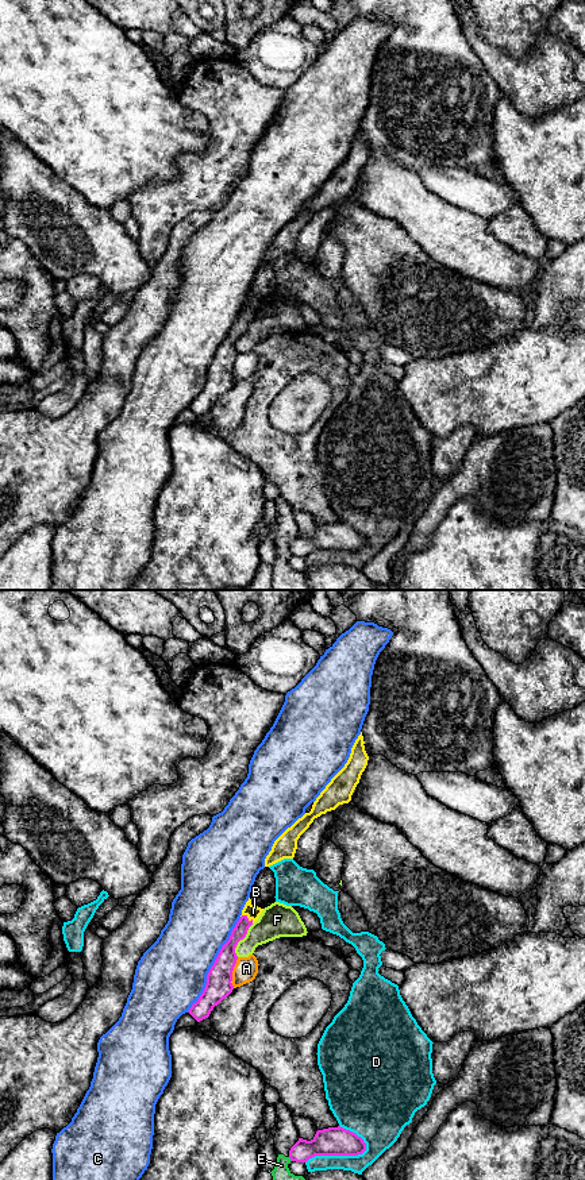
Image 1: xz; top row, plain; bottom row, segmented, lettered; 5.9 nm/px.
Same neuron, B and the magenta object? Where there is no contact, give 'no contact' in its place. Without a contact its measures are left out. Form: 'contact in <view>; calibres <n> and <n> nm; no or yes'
contact in xz; calibres 100 and 80 nm; yes

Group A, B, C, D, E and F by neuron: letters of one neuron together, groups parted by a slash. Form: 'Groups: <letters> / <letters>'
Groups: A / B / C / D / E / F

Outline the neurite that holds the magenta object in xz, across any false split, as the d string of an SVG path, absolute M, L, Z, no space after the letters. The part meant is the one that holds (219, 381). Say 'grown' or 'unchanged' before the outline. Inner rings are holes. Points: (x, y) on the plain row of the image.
grown; M249 293L228 336L222 342L207 370L203 389L188 406L197 417L208 413L213 402L232 387L232 366L238 355L235 343L246 332L249 323L258 316L262 306L263 304L253 301Z

